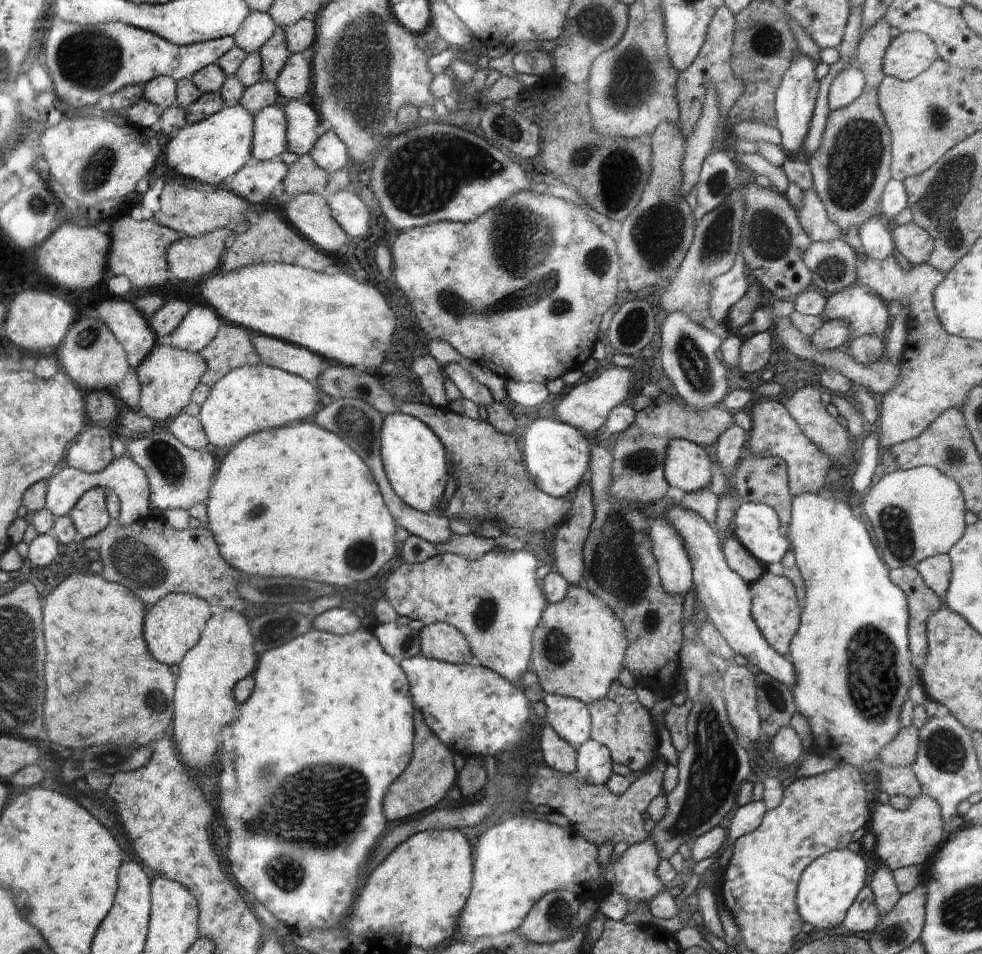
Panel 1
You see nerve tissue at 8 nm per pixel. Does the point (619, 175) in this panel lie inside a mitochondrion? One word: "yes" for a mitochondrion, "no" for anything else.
yes

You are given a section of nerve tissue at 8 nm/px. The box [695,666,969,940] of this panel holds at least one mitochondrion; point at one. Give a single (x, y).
(772, 692)

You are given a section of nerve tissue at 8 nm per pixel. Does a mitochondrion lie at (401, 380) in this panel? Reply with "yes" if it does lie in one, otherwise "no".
yes

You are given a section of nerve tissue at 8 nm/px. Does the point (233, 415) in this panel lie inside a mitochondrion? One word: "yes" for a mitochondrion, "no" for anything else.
no

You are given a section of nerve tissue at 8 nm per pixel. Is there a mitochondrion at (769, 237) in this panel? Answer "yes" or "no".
yes

